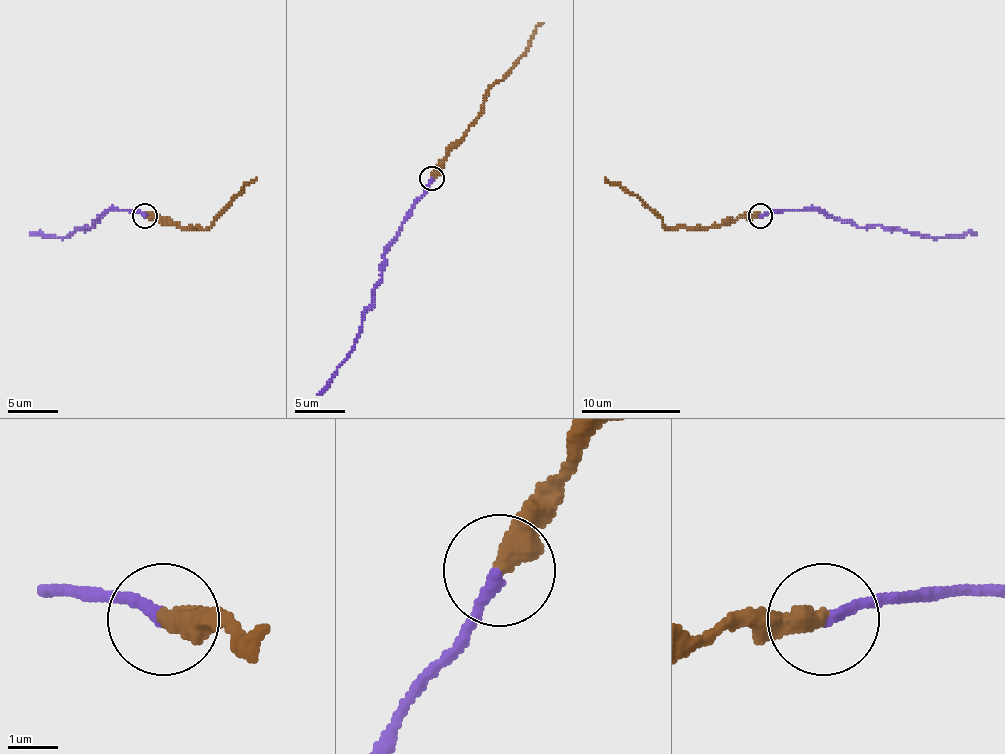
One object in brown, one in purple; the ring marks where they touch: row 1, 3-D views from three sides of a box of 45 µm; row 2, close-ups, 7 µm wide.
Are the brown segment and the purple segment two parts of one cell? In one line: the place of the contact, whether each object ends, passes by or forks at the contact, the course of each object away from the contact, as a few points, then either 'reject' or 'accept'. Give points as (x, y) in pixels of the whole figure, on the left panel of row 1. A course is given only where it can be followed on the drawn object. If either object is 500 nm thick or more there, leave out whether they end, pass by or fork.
place (145, 215); brown ends; purple ends; course brown (144, 215), (206, 230), (256, 177); course purple (144, 215), (107, 210), (94, 227), (87, 225), (67, 237), (30, 232); accept

